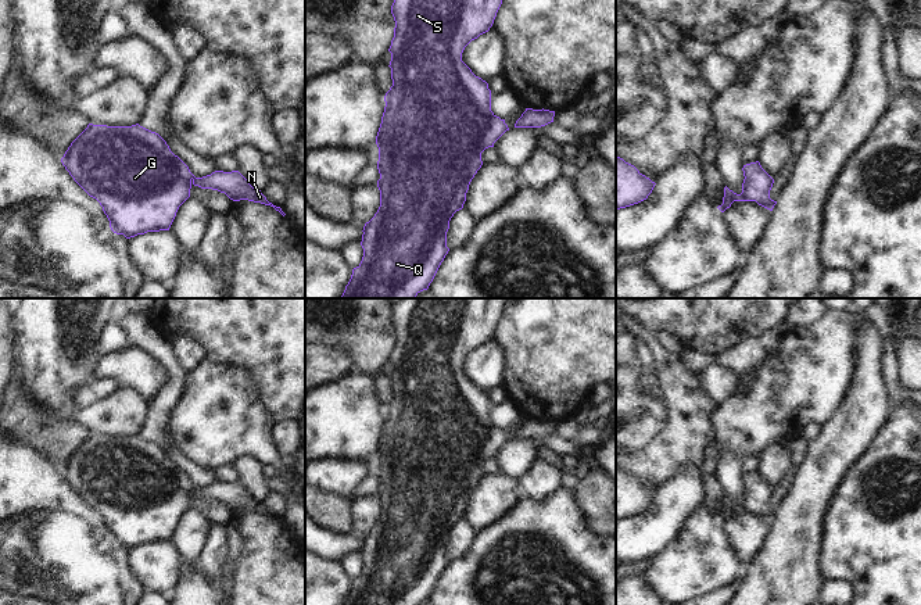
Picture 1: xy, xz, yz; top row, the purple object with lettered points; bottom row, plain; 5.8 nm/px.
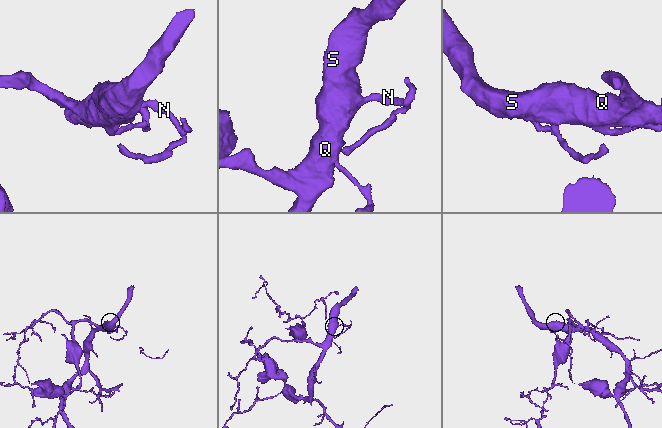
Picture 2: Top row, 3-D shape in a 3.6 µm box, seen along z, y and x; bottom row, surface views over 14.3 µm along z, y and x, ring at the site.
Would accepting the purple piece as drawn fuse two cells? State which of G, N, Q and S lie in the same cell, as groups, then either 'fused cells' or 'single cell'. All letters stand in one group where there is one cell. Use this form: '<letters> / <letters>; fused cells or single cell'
G N Q S; single cell

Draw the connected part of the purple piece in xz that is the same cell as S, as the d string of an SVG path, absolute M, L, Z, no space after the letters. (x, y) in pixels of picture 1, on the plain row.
M402 298L394 304L395 332L391 364L393 397L376 447L379 458L380 518L365 534L363 568L352 580L343 605L418 605L427 601L448 565L447 543L454 525L463 519L469 495L481 479L481 463L509 441L505 430L491 422L488 394L462 372L465 358L490 341L508 298Z

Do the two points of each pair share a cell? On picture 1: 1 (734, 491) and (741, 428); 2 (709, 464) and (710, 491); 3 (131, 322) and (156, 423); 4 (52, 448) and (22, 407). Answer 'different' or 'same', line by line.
1: different
2: same
3: same
4: same

